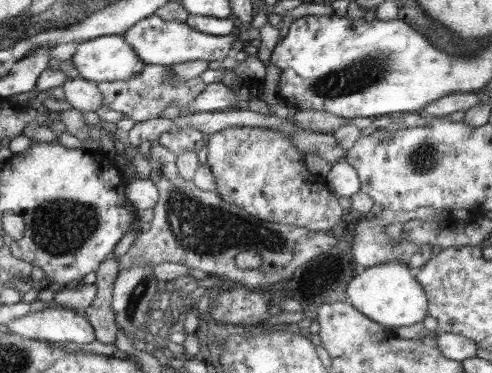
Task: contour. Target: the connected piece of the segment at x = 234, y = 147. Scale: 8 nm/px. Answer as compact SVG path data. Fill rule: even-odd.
M228 127L207 136L207 141L207 165L214 175L217 193L221 194L226 202L234 203L256 219L290 223L314 232L330 232L330 228L342 220L344 210L336 202L338 198L328 190L327 180L321 175L308 172L301 151L287 135L262 127Z

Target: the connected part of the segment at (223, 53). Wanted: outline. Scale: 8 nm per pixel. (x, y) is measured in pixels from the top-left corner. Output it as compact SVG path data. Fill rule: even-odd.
M152 14L128 29L124 37L145 64L171 66L192 60L222 61L230 53L236 33L226 36L205 34L189 24L162 19L157 14Z

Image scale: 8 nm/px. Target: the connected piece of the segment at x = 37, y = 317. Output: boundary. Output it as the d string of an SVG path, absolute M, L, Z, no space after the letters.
M57 303L17 318L6 324L5 329L24 338L54 343L90 344L96 339L96 331L89 319L79 316L75 309Z

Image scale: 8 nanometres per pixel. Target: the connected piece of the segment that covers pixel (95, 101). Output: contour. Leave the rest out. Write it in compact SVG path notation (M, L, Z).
M80 76L67 78L62 88L66 95L64 99L76 110L94 112L100 106L104 106L105 96L102 95L101 88L96 82L91 82L90 79Z

